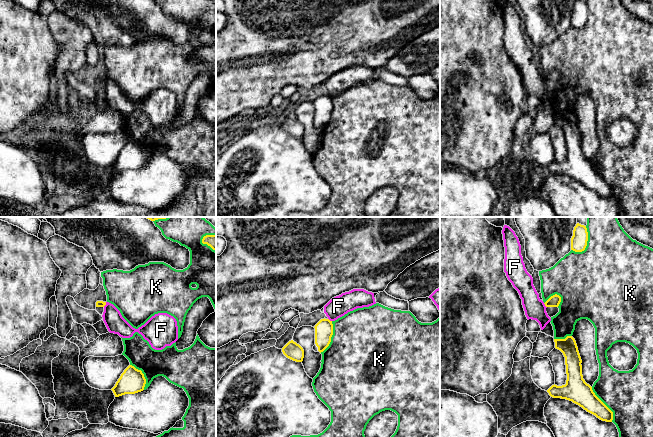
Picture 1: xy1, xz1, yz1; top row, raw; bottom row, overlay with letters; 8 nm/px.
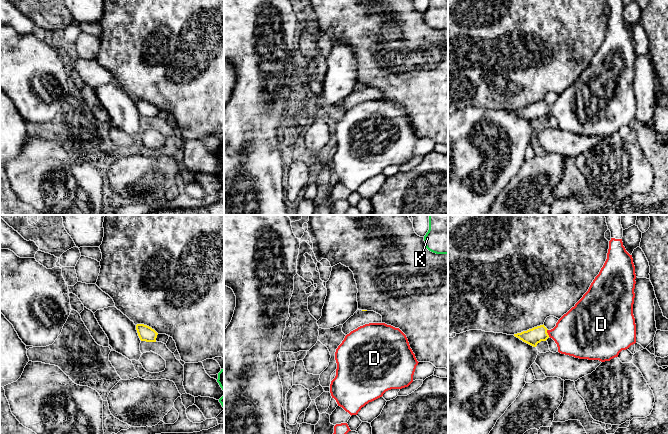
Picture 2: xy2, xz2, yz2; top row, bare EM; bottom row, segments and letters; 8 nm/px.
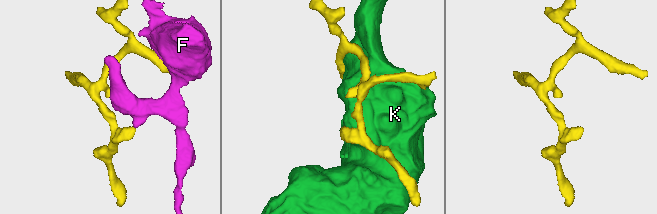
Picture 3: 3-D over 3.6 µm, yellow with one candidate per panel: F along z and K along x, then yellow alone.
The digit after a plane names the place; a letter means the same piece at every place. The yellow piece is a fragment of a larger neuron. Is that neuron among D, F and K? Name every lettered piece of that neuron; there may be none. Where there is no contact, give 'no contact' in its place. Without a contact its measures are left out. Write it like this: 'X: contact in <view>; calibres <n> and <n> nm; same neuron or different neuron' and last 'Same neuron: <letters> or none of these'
D: contact in yz2; calibres 130 and 380 nm; same neuron
F: contact in yz1; calibres 90 and 170 nm; different neuron
K: contact in yz1; calibres 130 and 480 nm; different neuron
Same neuron: D

